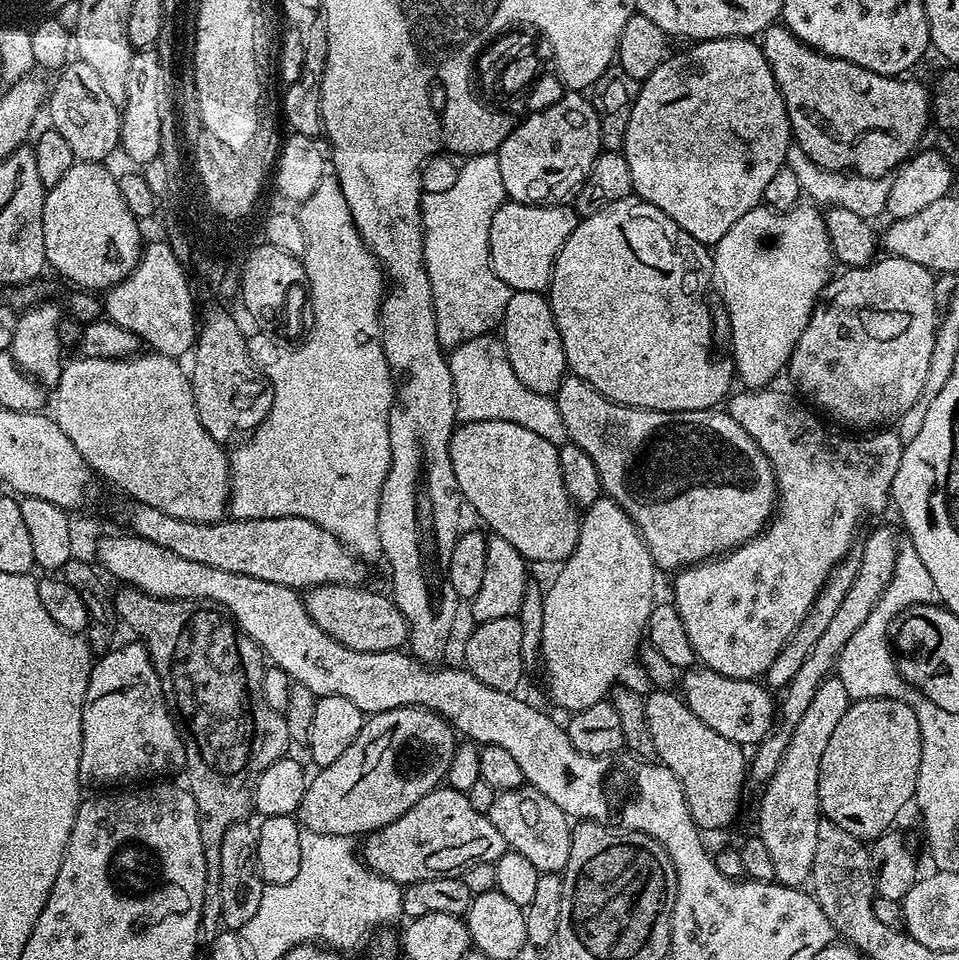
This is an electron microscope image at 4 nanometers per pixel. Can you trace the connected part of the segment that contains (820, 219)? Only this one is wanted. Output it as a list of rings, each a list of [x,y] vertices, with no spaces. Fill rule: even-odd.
[[[808,202],[783,210],[767,206],[751,208],[726,230],[726,234],[722,234],[712,252],[712,274],[728,307],[726,317],[731,332],[732,360],[736,363],[734,372],[739,383],[740,380],[744,383],[741,385],[748,388],[771,385],[772,379],[787,369],[794,346],[798,338],[802,338],[802,330],[806,330],[806,322],[810,322],[810,314],[828,285],[831,264],[834,264],[834,257],[824,217],[819,207]]]

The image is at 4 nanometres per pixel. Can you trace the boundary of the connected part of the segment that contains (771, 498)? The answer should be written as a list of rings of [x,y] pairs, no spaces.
[[[568,374],[560,383],[560,388],[554,393],[554,399],[558,406],[558,414],[568,427],[568,434],[571,443],[582,446],[590,458],[594,458],[594,466],[598,469],[598,478],[600,479],[601,489],[612,500],[616,500],[622,510],[626,510],[628,515],[637,528],[640,530],[640,537],[646,542],[648,553],[652,556],[657,569],[672,568],[679,570],[687,568],[689,564],[698,564],[702,560],[715,558],[721,554],[727,554],[741,544],[747,544],[752,537],[757,536],[759,532],[764,531],[766,525],[773,519],[776,505],[778,503],[778,493],[776,491],[776,473],[772,471],[772,463],[762,454],[758,442],[742,430],[738,422],[726,410],[717,410],[716,408],[707,408],[706,410],[694,410],[693,412],[655,412],[649,408],[631,408],[625,404],[619,404],[613,400],[608,400],[598,390],[594,390],[582,378]]]

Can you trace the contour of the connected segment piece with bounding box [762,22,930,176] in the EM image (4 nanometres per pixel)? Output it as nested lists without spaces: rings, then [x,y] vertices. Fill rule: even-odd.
[[[780,22],[762,33],[762,47],[784,99],[788,121],[792,123],[795,147],[806,150],[806,154],[810,154],[818,166],[828,168],[831,172],[887,176],[921,147],[924,127],[930,124],[930,92],[918,81],[874,74],[857,64],[817,52],[809,44],[802,43]]]

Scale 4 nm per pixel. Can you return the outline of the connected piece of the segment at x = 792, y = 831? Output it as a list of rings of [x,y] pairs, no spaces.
[[[832,674],[818,686],[814,702],[810,702],[802,722],[796,724],[786,754],[771,779],[766,782],[764,794],[760,798],[760,817],[757,818],[758,835],[766,842],[766,851],[774,862],[774,874],[779,883],[788,888],[807,885],[812,878],[814,849],[818,846],[818,826],[822,819],[820,799],[818,798],[818,770],[822,762],[822,750],[834,734],[834,726],[842,722],[850,701],[846,686],[840,677]]]

